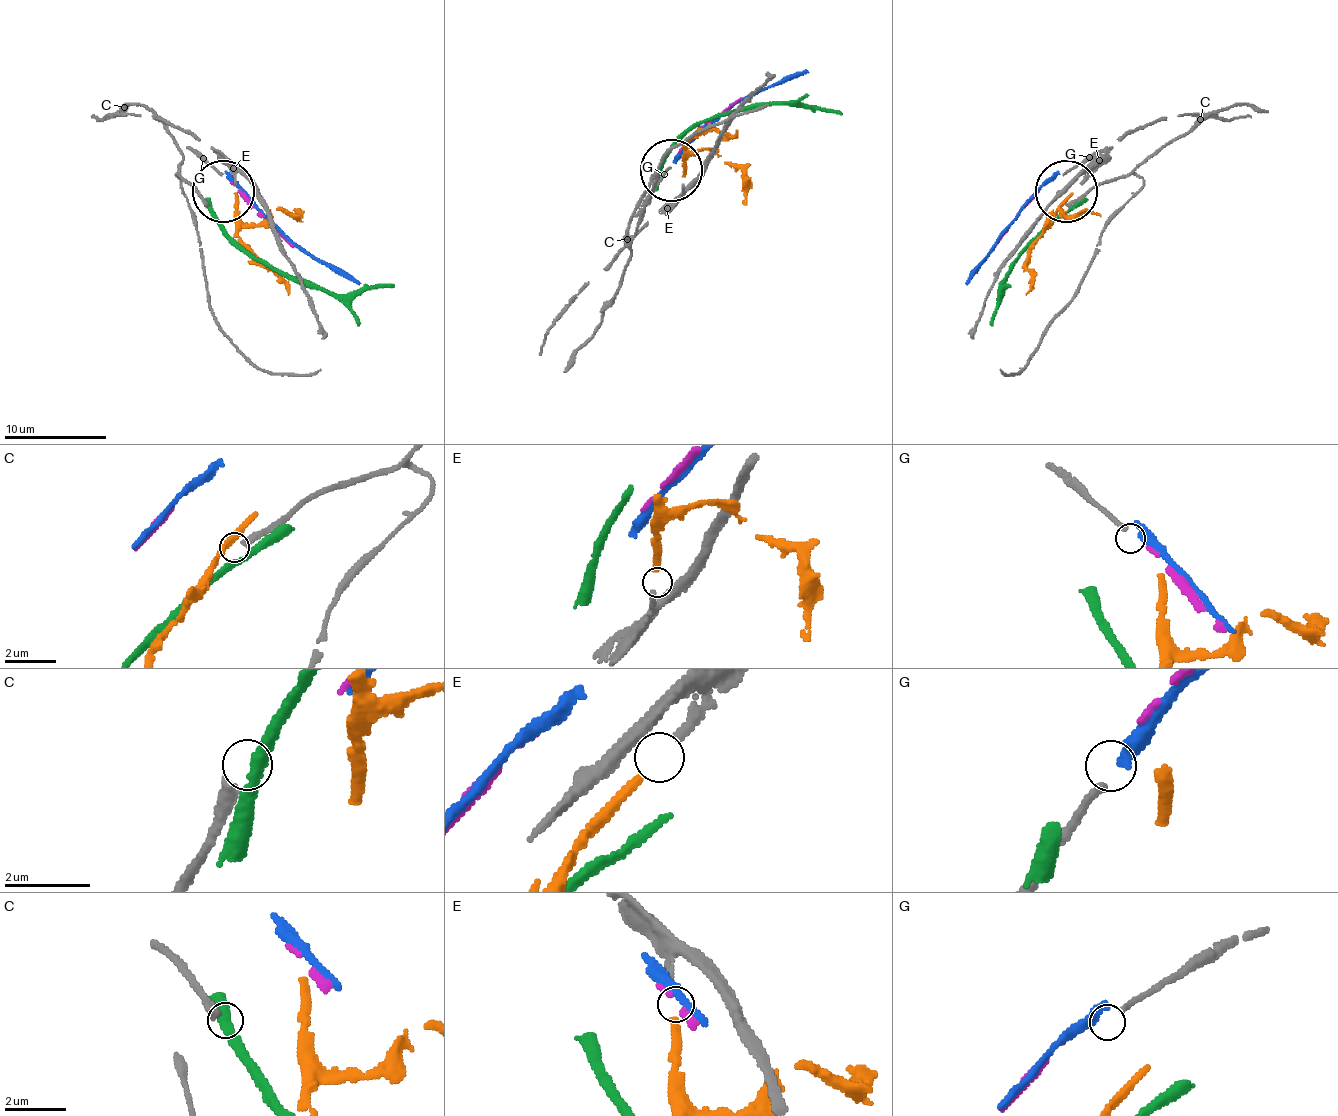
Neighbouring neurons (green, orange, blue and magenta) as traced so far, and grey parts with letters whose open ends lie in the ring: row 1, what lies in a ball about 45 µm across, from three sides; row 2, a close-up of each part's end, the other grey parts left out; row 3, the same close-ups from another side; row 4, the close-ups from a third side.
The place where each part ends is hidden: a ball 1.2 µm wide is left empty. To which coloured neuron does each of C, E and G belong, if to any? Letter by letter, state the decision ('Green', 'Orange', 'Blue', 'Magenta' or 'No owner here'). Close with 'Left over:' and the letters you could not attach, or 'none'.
C: No owner here
E: Orange
G: No owner here
Left over: C, G

